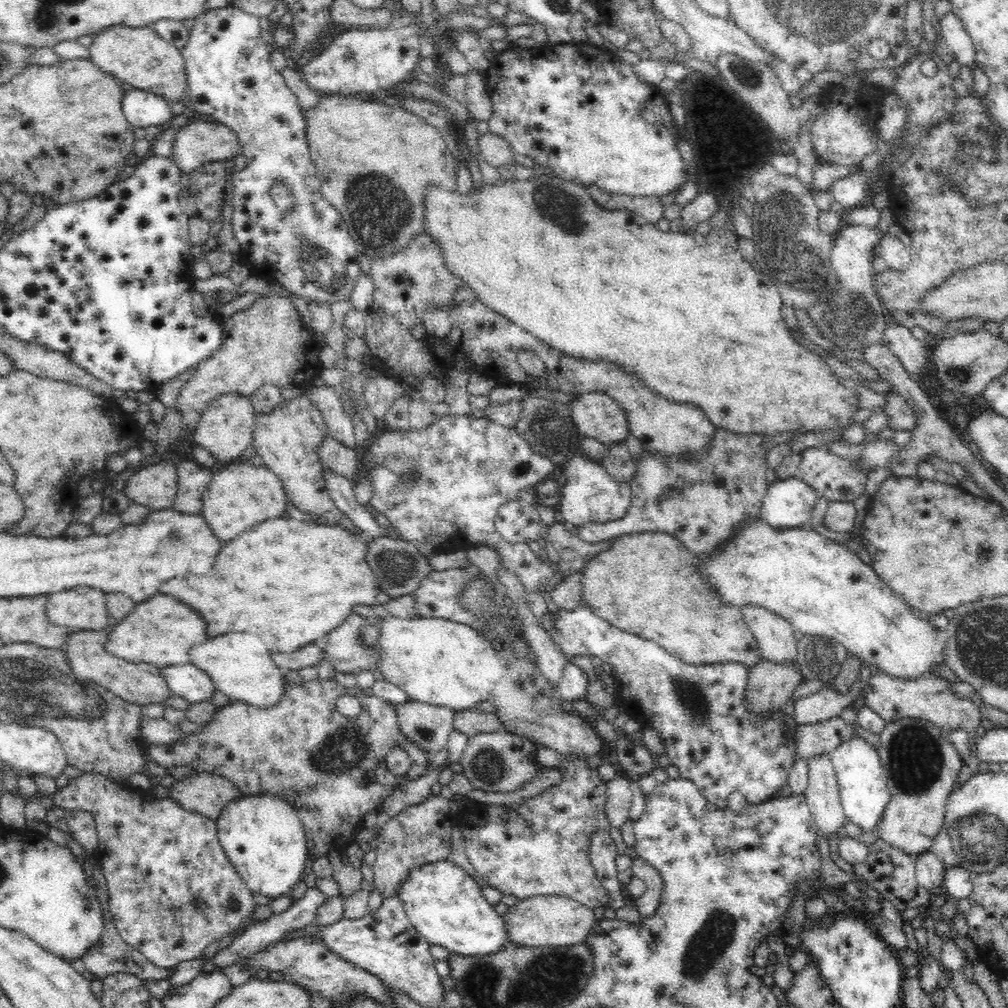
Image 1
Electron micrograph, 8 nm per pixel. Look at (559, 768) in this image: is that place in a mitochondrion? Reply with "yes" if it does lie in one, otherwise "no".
no

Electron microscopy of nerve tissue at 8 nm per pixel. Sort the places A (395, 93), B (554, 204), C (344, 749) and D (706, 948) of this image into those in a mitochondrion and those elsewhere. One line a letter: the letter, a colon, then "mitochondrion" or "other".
A: other
B: mitochondrion
C: mitochondrion
D: mitochondrion

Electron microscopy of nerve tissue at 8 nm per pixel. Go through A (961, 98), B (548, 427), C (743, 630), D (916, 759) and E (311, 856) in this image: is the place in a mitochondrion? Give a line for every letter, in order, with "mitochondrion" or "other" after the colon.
A: other
B: mitochondrion
C: other
D: mitochondrion
E: other

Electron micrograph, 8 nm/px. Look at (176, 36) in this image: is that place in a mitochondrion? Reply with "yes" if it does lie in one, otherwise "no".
no

